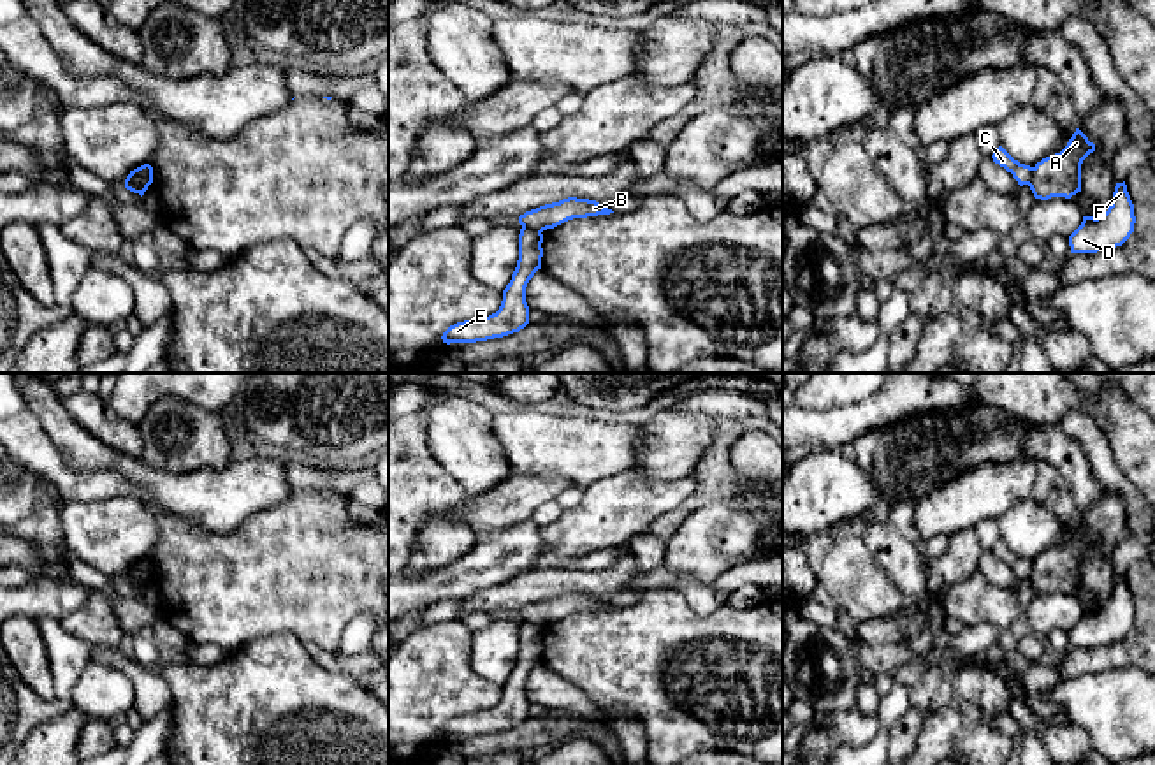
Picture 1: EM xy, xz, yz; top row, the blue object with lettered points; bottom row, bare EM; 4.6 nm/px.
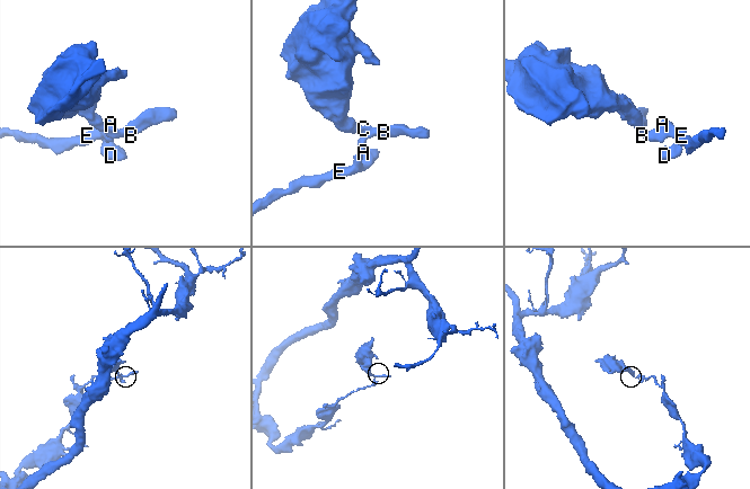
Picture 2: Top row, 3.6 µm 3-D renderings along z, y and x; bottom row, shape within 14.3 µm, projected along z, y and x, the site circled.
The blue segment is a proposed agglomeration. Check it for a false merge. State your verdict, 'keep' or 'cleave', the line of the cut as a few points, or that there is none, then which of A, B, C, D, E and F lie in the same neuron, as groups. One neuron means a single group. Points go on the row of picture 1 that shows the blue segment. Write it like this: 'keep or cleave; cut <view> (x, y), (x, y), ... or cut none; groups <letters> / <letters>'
cleave; cut xz (523, 225), (540, 233); groups A D E F / B C

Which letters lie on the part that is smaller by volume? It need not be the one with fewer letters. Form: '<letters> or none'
B, C

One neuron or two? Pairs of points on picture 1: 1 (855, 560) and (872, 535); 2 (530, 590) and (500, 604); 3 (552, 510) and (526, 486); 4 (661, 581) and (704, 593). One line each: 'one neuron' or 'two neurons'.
1: two neurons
2: one neuron
3: two neurons
4: one neuron

